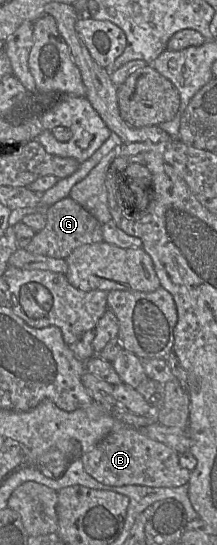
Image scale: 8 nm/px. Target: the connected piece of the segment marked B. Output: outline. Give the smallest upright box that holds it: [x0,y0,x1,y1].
[81,426,191,488]

